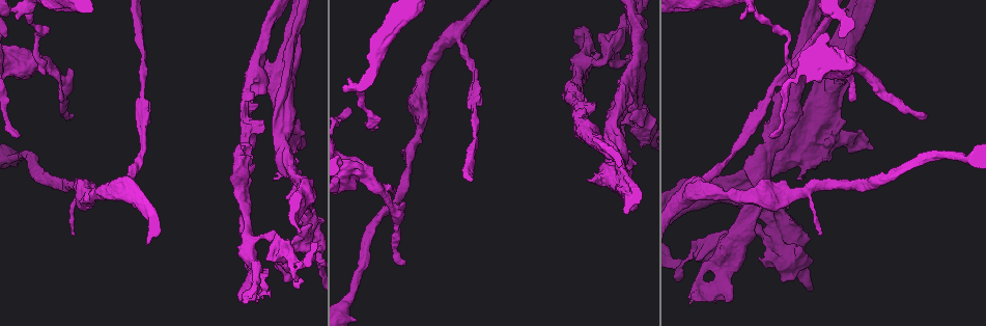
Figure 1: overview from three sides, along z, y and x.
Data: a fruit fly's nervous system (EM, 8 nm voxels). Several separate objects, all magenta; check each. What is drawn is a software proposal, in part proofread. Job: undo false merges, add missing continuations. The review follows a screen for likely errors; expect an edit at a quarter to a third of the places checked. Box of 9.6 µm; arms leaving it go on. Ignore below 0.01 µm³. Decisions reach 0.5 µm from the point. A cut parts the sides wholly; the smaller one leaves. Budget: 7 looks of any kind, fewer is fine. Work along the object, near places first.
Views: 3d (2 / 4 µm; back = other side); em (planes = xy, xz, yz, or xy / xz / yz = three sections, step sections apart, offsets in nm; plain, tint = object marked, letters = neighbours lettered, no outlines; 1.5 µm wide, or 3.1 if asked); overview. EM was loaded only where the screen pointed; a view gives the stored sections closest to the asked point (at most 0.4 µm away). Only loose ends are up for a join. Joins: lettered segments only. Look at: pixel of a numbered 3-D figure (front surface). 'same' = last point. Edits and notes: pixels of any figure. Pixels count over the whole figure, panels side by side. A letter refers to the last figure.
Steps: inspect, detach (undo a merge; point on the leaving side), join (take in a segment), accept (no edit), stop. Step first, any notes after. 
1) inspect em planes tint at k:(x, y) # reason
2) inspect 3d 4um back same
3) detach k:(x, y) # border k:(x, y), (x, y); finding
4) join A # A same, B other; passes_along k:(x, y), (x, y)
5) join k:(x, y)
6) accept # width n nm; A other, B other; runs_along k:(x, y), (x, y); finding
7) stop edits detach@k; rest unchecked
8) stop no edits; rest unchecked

inspect em yz step 4 tint at 1:(741, 19) # branch stops here

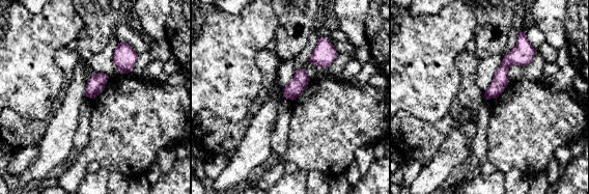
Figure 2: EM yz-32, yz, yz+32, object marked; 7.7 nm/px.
inspect em yz step 4 letters same # what lies round it

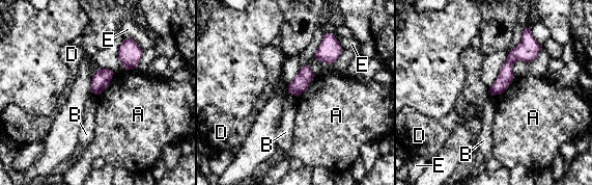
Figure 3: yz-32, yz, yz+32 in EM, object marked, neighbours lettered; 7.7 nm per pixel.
accept # A other, B other, D other, E other; runs_along 3:(535, 45), (508, 64), (492, 91); no lettered segment goes on from it

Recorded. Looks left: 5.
inspect em yz step 8 letters at 1:(348, 108)

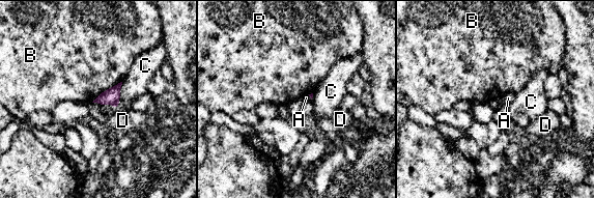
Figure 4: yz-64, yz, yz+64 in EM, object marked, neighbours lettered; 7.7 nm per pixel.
accept # A other, B other, C other, D other; border 4:(121, 81), (102, 91), (91, 102); no lettered segment goes on from it

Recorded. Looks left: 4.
inspect em xy step 8 tint at 1:(925, 115) # an open end

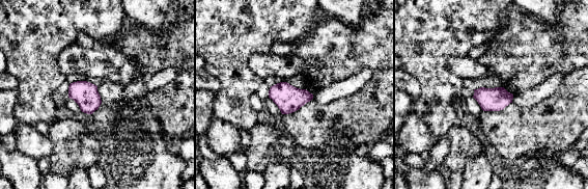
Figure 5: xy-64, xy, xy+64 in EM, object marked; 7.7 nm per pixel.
inspect em planes letters same

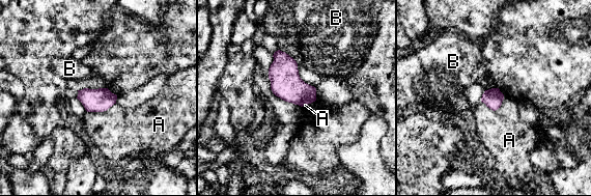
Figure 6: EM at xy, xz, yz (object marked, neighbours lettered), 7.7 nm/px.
accept # width 150 nm; A other, B other; none of them fits

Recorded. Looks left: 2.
stop no edits; rest unchecked

